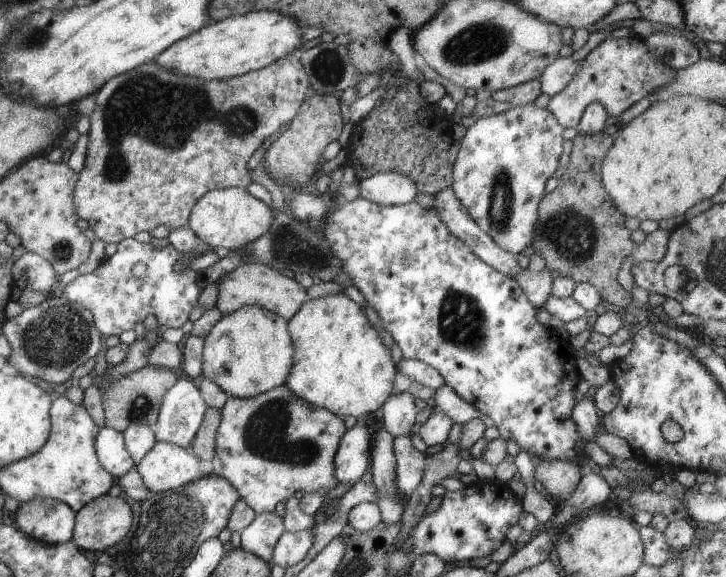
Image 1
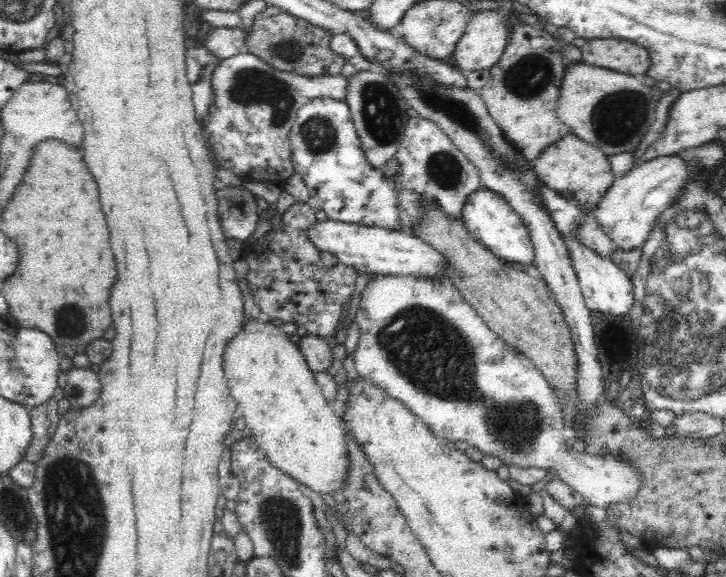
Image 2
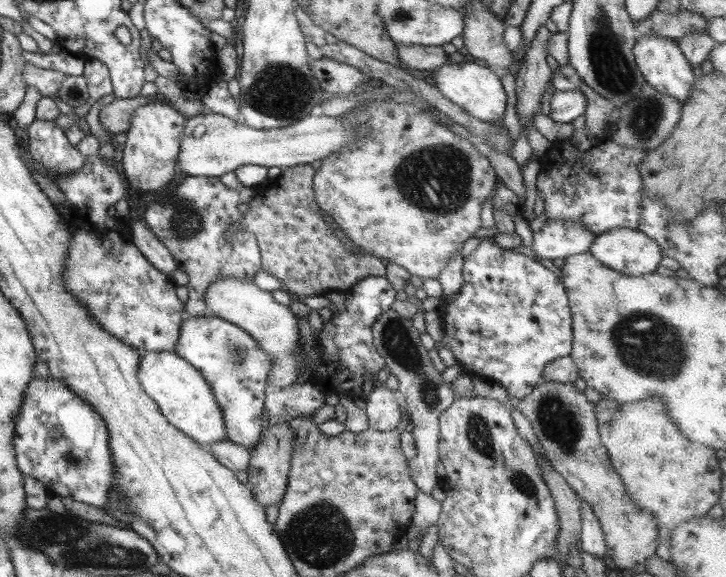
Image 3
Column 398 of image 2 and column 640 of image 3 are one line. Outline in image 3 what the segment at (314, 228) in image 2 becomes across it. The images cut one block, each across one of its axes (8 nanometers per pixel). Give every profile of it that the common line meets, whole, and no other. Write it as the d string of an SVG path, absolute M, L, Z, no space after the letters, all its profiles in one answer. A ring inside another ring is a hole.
M612 228L602 232L599 236L593 237L593 242L590 242L587 254L593 256L603 266L619 274L632 277L655 272L659 260L664 256L661 248L654 240L637 229L631 228Z

